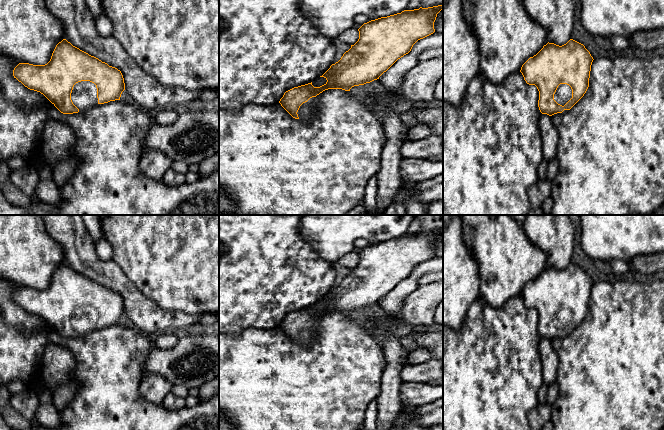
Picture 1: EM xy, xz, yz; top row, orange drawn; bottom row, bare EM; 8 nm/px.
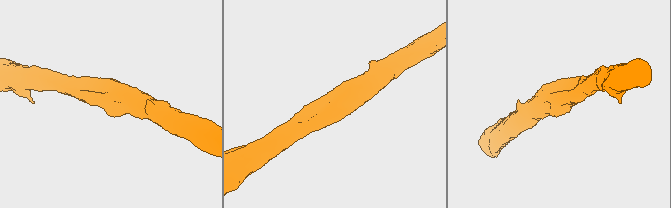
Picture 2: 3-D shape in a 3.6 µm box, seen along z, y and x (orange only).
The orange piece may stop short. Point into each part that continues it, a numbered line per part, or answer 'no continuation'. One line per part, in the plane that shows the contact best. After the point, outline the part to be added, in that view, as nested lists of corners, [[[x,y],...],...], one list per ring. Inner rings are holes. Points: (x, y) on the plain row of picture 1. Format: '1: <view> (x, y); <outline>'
1: xy (84, 318); [[[81,305],[74,309],[71,324],[79,333],[86,335],[98,328],[96,309],[90,305]]]

